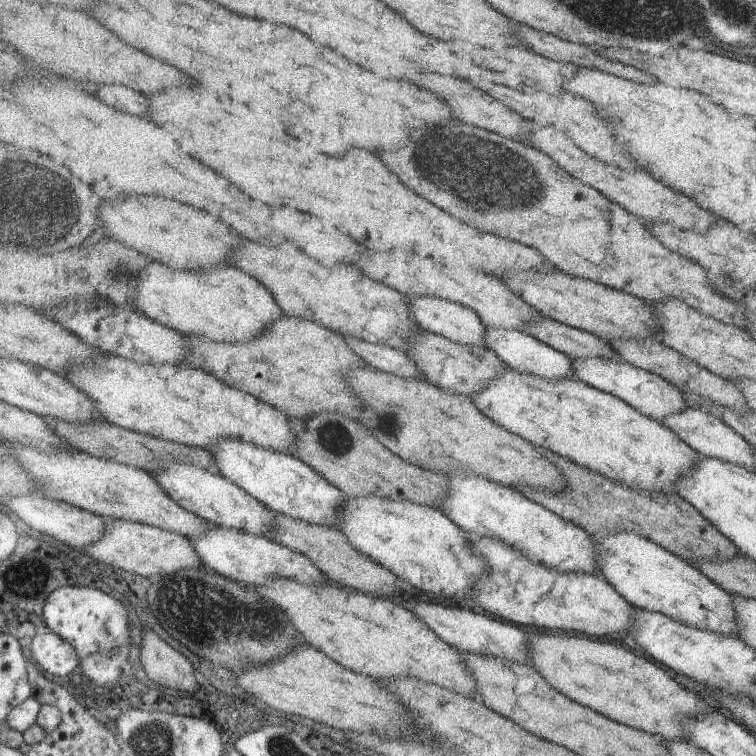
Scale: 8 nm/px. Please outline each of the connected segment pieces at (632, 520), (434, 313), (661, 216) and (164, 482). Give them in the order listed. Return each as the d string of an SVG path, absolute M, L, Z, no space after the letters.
M550 454L550 457L555 460L557 468L567 473L569 488L557 494L555 492L549 494L543 490L535 492L531 488L523 488L521 492L532 501L547 507L547 510L556 512L561 518L583 527L588 533L598 536L606 532L632 532L659 543L692 564L734 561L739 555L735 544L729 542L723 534L719 534L713 528L713 524L707 522L703 514L699 514L693 506L689 506L679 494L663 494L663 492L651 494L633 490L630 486L619 484L608 476L595 474L568 458L555 454Z
M408 296L407 302L423 331L467 346L486 346L487 327L474 310L441 297Z
M571 142L571 158L567 154L567 148L565 148L563 156L557 156L557 150L559 148L555 144L555 148L543 150L543 152L551 154L551 158L555 158L555 162L559 162L559 166L563 166L563 170L569 173L570 176L573 176L573 178L578 179L585 185L595 188L605 198L609 196L613 202L619 202L621 206L631 210L635 216L663 220L663 222L667 218L667 222L675 222L681 228L685 228L685 230L691 228L694 232L699 232L700 229L707 229L718 220L718 217L712 217L710 212L699 208L691 198L687 198L683 194L677 194L669 186L663 186L661 182L657 182L647 172L629 172L629 170L623 170L619 166L611 166L611 164L599 162L599 160L595 160L591 156L585 156L585 152L579 146L575 146L573 142Z
M172 464L164 471L153 473L153 475L171 499L205 522L246 531L259 537L269 537L278 525L275 512L265 507L258 499L252 498L251 494L223 474L212 473L194 464Z

